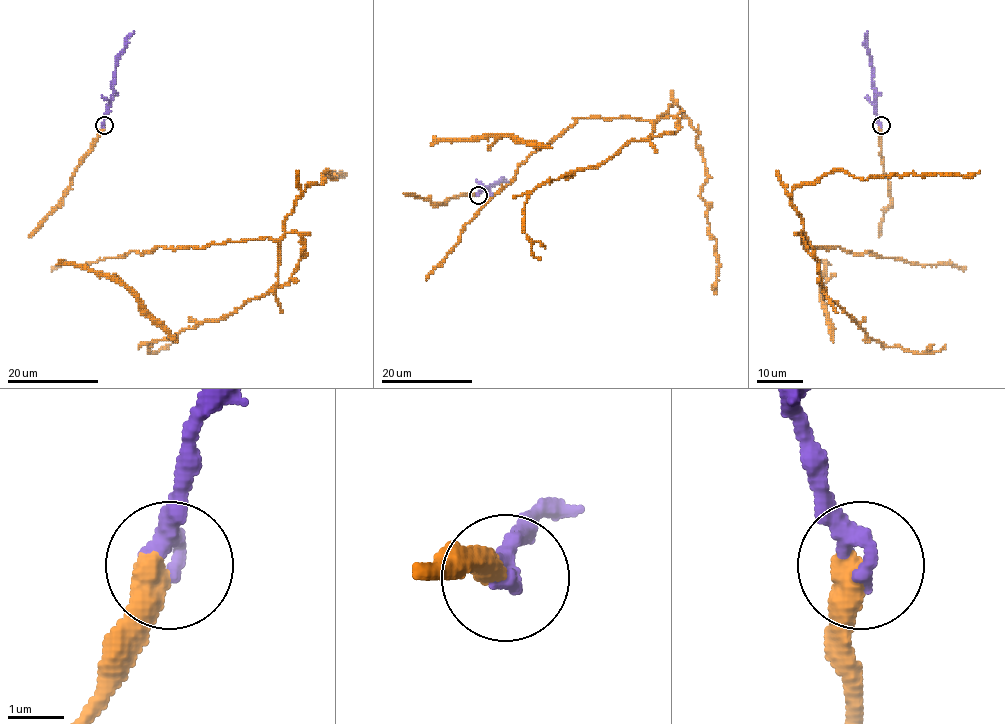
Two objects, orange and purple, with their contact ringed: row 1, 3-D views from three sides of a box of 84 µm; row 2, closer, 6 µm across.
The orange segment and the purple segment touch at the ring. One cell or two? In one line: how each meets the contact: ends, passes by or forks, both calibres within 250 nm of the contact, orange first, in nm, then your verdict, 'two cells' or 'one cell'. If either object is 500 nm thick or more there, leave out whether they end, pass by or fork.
500 nm thick on the orange side, 360 nm on the other; one cell

